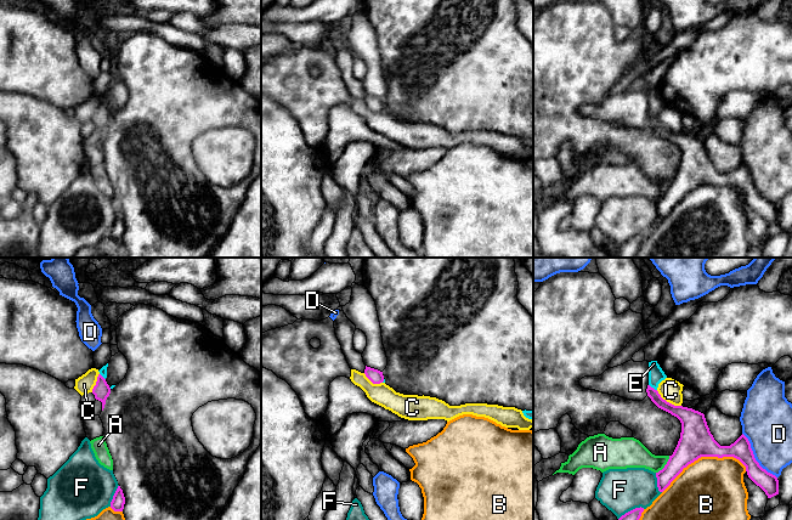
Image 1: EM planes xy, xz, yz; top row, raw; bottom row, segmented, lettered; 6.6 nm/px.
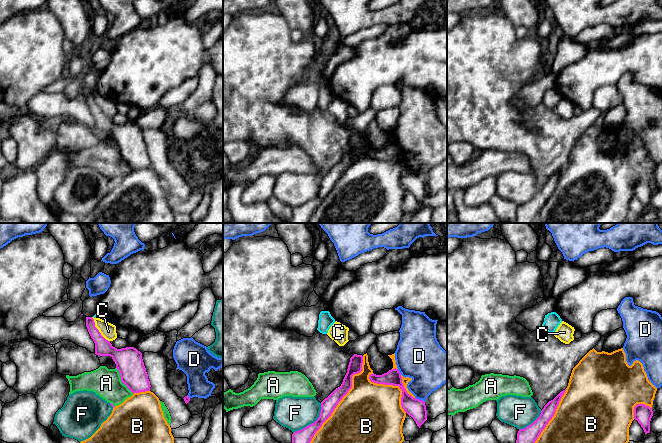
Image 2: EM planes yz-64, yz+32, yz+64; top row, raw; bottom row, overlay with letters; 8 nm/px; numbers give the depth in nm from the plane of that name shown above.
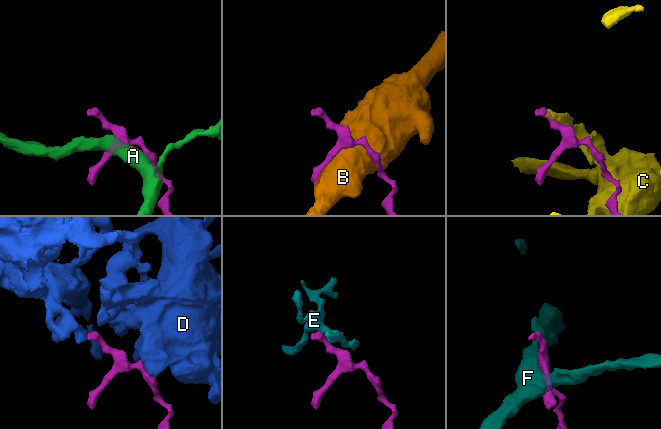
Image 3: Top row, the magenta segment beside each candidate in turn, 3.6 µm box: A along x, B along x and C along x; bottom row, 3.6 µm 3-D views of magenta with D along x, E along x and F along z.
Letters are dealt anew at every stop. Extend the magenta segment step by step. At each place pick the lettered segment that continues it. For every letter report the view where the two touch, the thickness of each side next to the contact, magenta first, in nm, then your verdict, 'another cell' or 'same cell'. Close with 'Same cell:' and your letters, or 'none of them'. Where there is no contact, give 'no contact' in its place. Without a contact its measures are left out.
A: yz | 200/200 nm | another cell
B: yz | 220/460 nm | another cell
C: yz | 180/140 nm | another cell
D: yz | 130/340 nm | another cell
E: yz | 90/100 nm | another cell
F: xy | 90/400 nm | another cell
Same cell: none of them

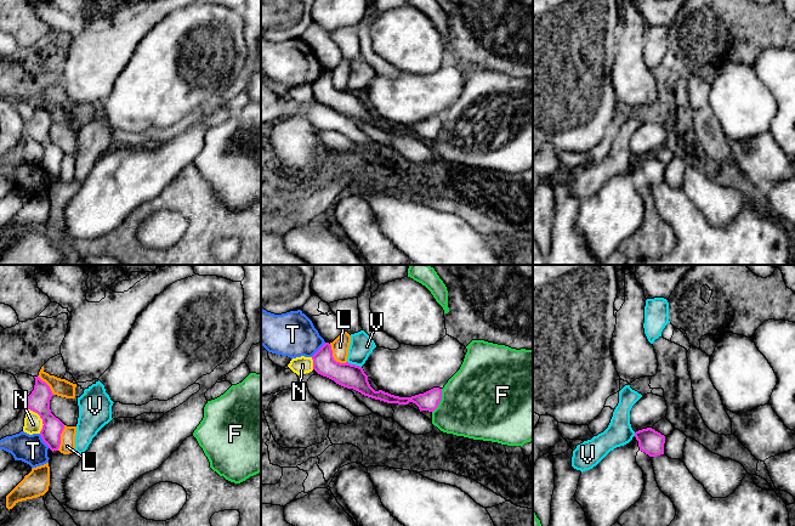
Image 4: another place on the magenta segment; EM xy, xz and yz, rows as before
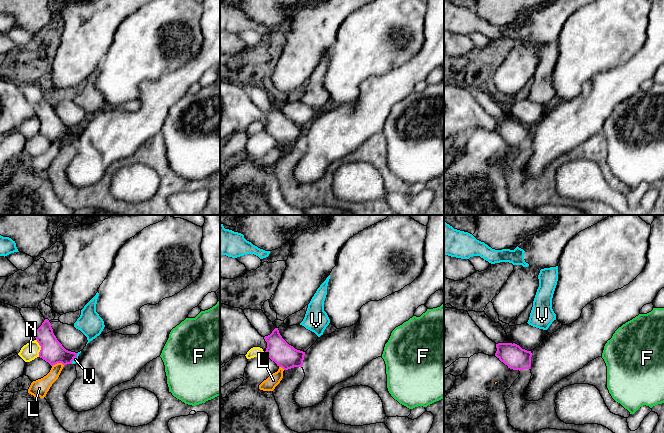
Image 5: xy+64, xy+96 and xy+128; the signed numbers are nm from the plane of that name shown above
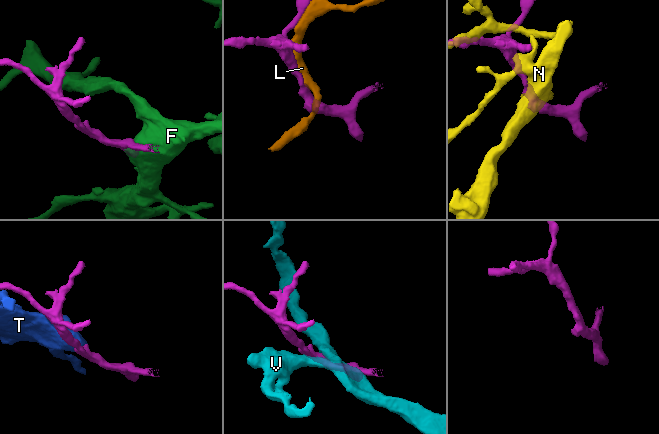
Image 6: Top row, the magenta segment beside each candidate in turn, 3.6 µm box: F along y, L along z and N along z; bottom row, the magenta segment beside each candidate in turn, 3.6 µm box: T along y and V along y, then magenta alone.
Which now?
F: xz | 130/480 nm | another cell
L: xz | 160/120 nm | another cell
N: xy | 150/130 nm | another cell
T: xy | 140/190 nm | another cell
V: xz | 160/160 nm | another cell
Same cell: none of them

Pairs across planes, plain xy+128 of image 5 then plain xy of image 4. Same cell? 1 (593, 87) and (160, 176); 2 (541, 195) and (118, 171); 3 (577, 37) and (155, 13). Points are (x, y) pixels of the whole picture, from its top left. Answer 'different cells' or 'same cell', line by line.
1: same cell
2: different cells
3: different cells

